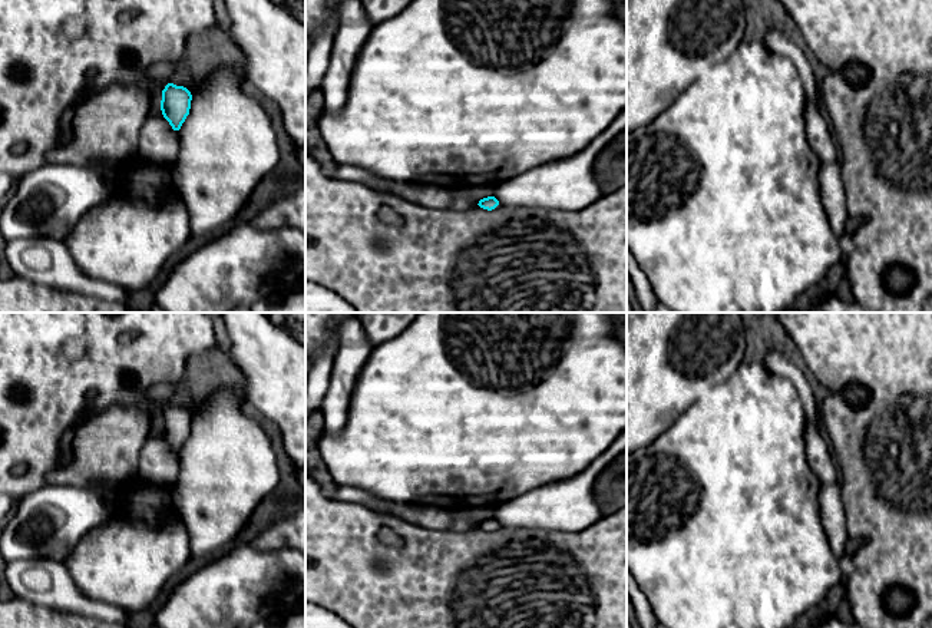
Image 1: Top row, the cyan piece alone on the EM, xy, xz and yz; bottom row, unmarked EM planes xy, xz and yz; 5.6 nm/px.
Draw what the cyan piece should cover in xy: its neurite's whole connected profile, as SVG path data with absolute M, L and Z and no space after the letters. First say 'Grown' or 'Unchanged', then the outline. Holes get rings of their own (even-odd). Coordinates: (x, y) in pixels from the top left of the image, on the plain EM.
Unchanged. M168 404L162 411L161 432L173 452L179 452L189 436L192 416L184 407Z

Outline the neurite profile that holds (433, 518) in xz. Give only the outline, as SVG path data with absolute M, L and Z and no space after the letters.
M340 486L337 490L338 502L341 503L358 503L371 510L377 510L380 513L393 515L401 520L419 525L422 528L427 528L432 531L444 531L449 529L453 520L453 512L442 509L442 508L423 508L423 506L410 506L410 505L391 505L389 502L379 502L361 490L353 487Z

